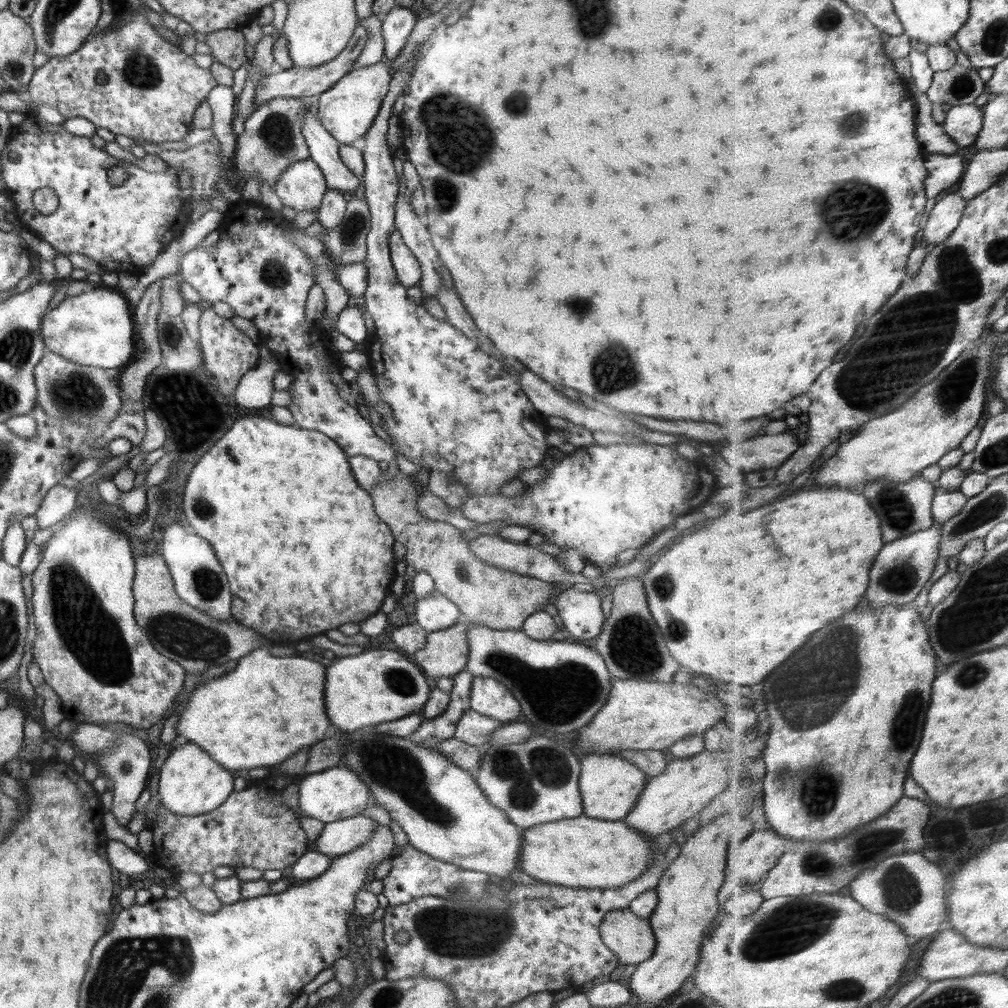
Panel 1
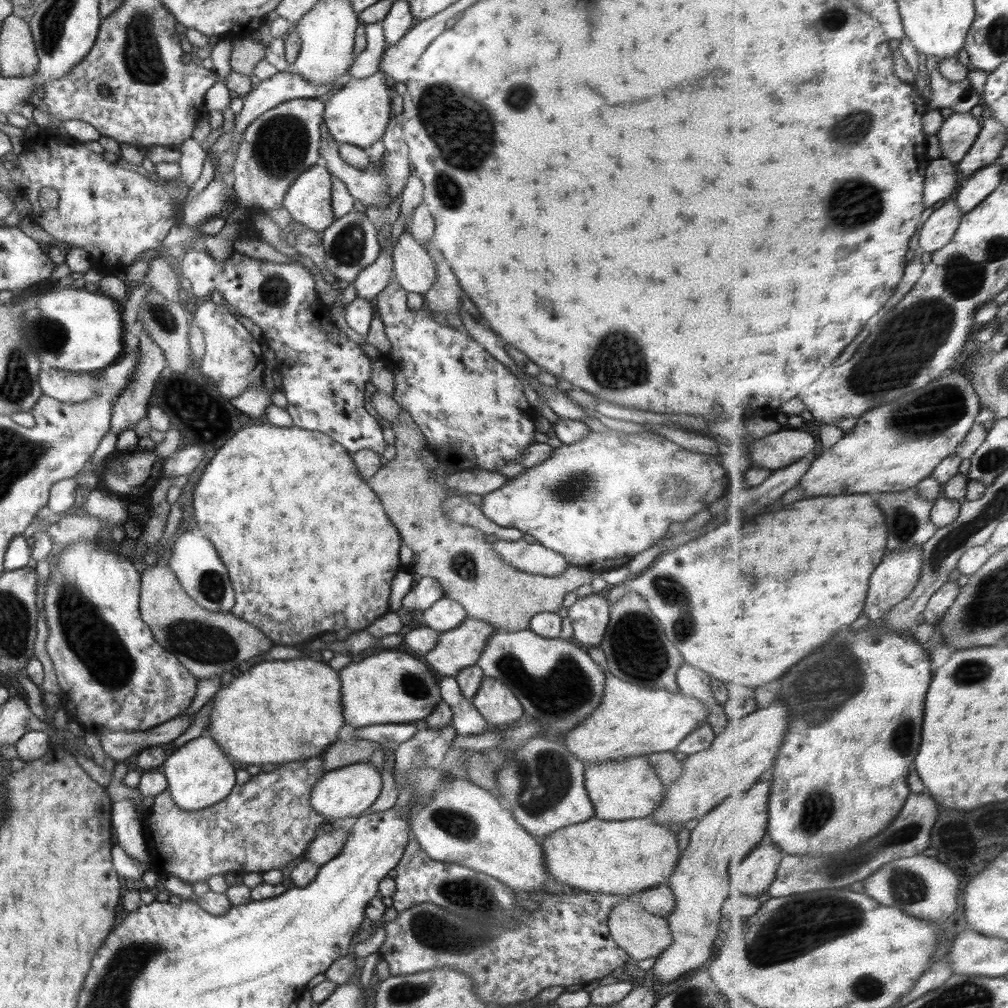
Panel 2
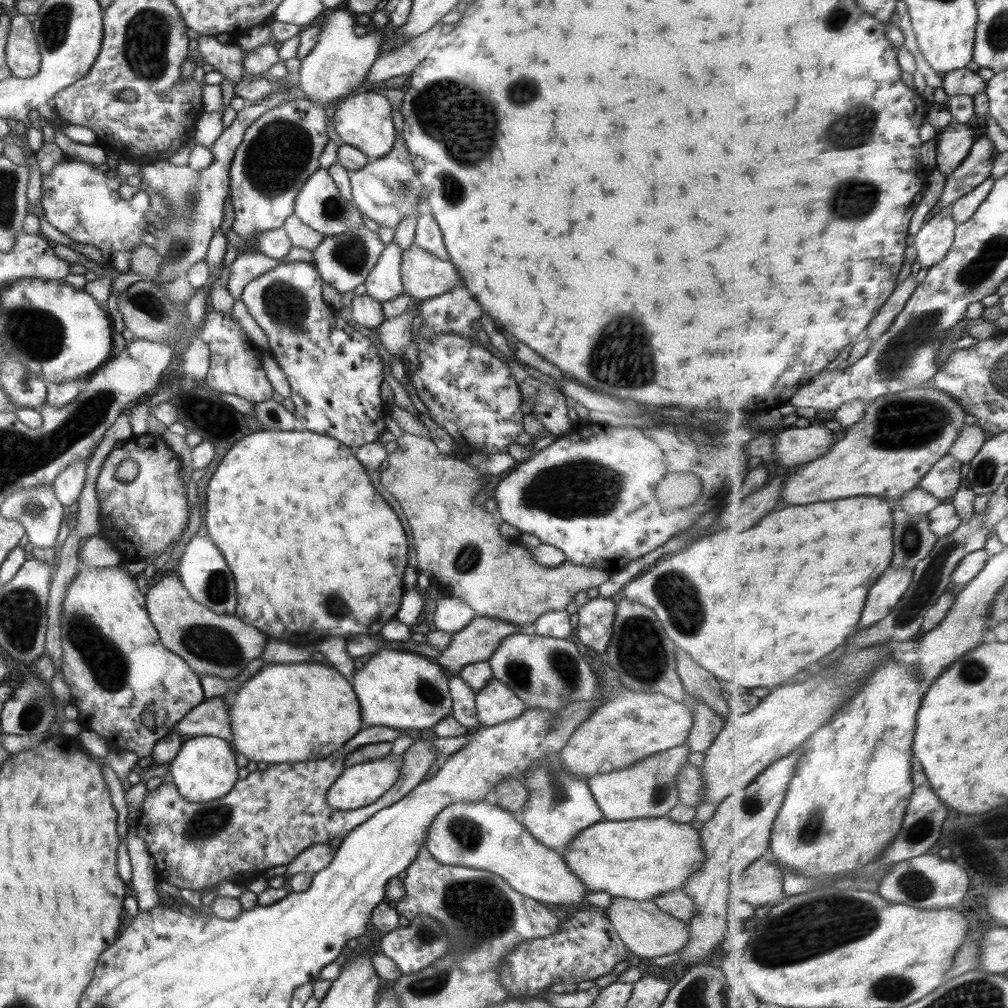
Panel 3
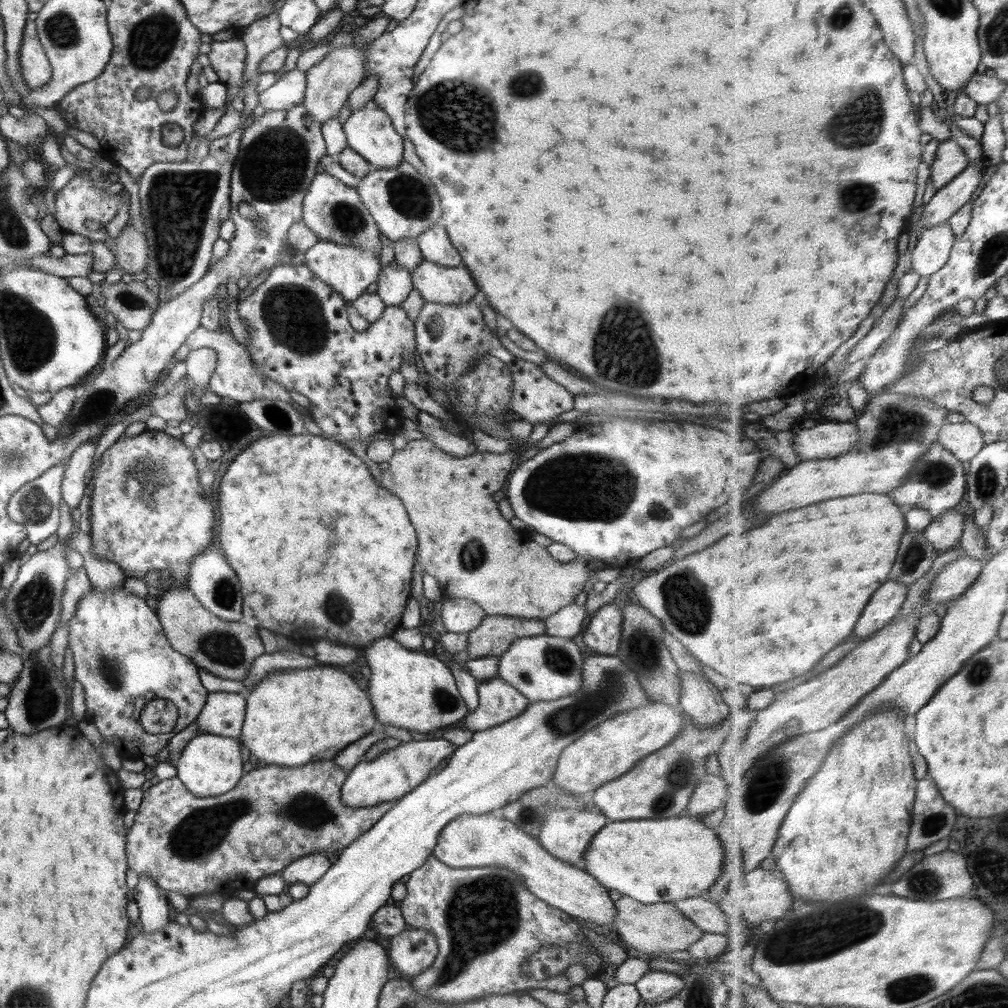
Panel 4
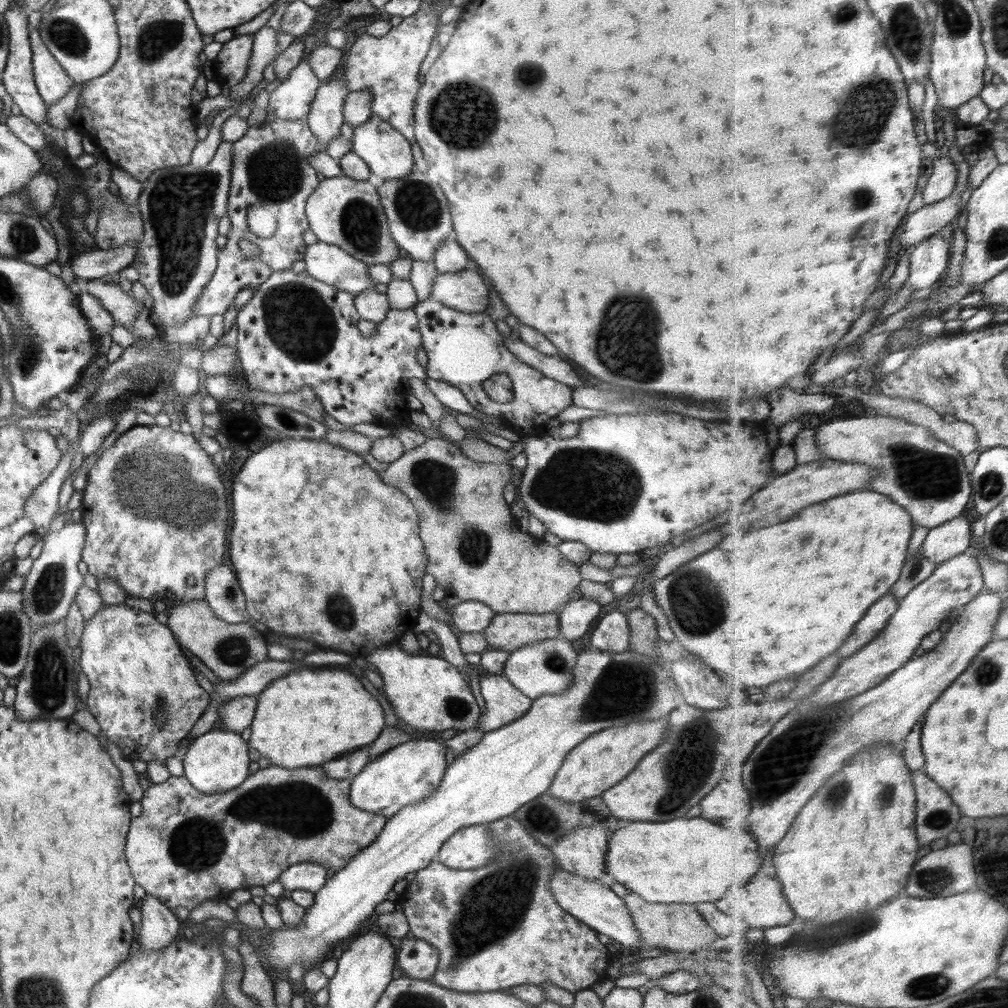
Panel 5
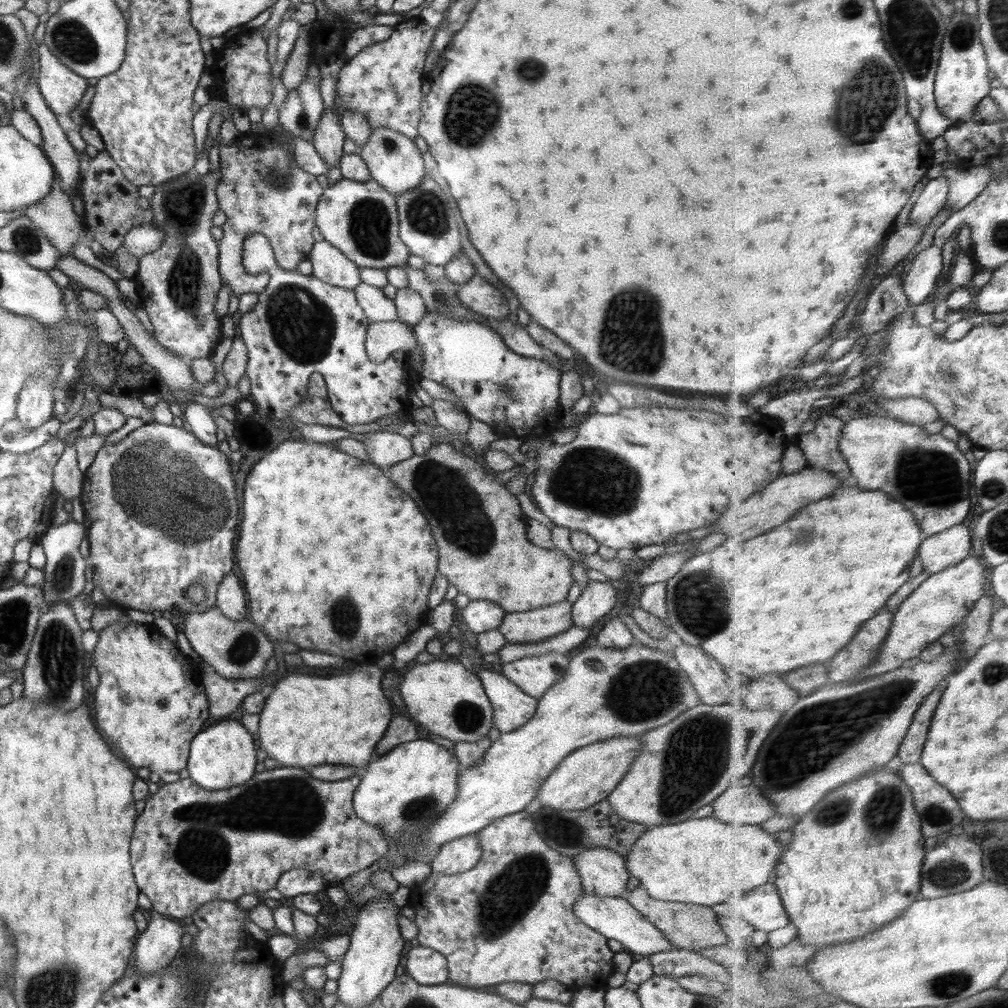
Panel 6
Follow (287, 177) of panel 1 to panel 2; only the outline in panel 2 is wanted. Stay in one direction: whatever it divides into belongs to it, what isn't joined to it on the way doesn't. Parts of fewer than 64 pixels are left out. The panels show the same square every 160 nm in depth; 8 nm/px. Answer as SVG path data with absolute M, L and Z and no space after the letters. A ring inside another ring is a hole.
M322 162L305 170L284 195L283 207L296 223L322 233L334 221L330 171Z

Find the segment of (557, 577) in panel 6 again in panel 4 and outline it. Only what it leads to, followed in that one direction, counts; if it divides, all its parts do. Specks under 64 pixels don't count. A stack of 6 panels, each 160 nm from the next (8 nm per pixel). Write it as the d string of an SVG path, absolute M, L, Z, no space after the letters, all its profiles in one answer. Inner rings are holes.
M424 438L410 440L402 450L395 450L388 464L388 469L382 470L380 476L382 486L392 492L392 494L398 496L402 504L406 506L408 516L410 516L410 520L412 520L412 526L416 528L415 532L416 536L418 536L418 560L420 560L420 564L422 564L422 569L424 569L425 574L433 576L438 580L440 586L442 586L442 590L444 590L450 598L464 598L476 602L476 605L480 606L480 609L484 610L486 615L504 615L544 620L562 608L575 603L577 595L584 588L584 583L588 582L588 579L594 576L594 571L589 570L587 566L588 563L580 558L572 562L556 562L546 548L541 547L533 540L529 540L526 533L514 529L514 527L510 525L510 521L500 515L498 502L494 500L493 495L507 484L513 467L511 452L502 454L477 450L474 454L467 457L455 457L440 450L440 447L437 447L435 442L430 442L430 439Z

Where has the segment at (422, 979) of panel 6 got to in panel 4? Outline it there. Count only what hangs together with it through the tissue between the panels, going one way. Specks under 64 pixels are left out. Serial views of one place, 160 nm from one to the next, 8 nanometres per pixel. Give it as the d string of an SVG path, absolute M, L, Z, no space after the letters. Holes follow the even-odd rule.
M406 929L391 939L387 955L406 979L422 974L439 953L435 936L427 930Z

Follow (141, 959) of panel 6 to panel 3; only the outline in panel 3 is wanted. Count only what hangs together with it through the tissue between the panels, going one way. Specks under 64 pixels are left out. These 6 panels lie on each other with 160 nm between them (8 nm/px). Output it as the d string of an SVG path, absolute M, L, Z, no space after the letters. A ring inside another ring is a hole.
M136 820L129 825L126 837L128 854L131 860L132 878L130 887L136 892L139 910L148 912L162 904L156 891L159 882L155 857L148 851L147 841L137 834Z

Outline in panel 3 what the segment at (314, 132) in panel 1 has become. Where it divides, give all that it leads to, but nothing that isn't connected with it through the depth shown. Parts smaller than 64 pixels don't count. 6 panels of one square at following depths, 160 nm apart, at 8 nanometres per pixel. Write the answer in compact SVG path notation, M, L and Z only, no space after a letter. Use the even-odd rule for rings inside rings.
M396 132L394 146L388 154L367 162L360 170L348 170L348 172L353 204L362 215L368 216L376 224L395 230L403 218L417 214L418 201L424 191L410 160L406 141L400 132Z

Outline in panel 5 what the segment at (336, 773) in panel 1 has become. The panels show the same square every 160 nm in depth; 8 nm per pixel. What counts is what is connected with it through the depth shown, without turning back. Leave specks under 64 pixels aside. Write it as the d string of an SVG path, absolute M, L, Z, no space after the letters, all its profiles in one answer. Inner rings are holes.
M411 738L374 760L352 778L349 801L355 808L392 818L402 808L428 798L442 782L446 772L446 744Z

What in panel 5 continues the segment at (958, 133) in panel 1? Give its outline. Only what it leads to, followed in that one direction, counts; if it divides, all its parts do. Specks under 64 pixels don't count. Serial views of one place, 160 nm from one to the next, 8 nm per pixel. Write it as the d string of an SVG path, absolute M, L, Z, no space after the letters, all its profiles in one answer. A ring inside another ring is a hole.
M940 157L934 163L934 172L923 192L925 206L942 202L945 198L952 197L958 186L958 166L950 157Z

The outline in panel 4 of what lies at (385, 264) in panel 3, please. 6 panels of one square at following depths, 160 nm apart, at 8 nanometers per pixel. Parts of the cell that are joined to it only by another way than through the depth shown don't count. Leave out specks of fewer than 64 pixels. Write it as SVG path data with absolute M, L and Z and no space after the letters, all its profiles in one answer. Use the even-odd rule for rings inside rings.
M395 260L382 266L378 280L378 290L375 292L385 305L402 305L413 289L411 271L406 270Z

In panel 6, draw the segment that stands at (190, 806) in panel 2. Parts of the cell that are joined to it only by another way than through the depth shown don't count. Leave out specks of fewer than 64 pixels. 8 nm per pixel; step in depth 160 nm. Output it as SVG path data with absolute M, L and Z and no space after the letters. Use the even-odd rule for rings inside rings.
M229 718L218 720L218 723L203 728L193 738L187 760L190 778L206 790L240 786L254 777L257 750L255 736L247 731L242 722Z

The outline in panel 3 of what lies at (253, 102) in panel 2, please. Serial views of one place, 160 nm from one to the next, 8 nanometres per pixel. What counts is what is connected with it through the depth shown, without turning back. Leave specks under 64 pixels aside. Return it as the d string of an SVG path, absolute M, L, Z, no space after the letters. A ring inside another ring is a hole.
M278 89L262 102L245 105L234 118L234 122L214 141L210 148L213 154L212 162L204 170L196 172L188 165L174 166L170 161L154 161L141 165L141 180L162 197L171 210L168 218L162 218L162 222L155 223L151 229L151 234L156 238L154 249L162 257L163 271L160 280L170 282L184 277L191 266L207 258L210 239L224 220L224 200L229 195L229 170L236 149L252 122L268 110L288 102L288 96L289 89Z

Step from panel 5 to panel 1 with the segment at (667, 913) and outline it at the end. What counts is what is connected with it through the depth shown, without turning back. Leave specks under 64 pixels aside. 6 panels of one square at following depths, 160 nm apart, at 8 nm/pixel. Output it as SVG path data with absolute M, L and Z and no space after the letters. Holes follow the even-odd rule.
M630 907L607 912L599 931L601 941L623 965L648 960L657 943L649 920L640 918Z

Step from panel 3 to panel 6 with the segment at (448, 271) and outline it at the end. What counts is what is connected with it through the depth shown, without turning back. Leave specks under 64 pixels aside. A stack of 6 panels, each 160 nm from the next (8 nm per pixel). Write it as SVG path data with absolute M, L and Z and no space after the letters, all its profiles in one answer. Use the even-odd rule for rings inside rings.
M475 274L457 287L458 298L467 309L491 319L513 318L503 294L482 276Z

